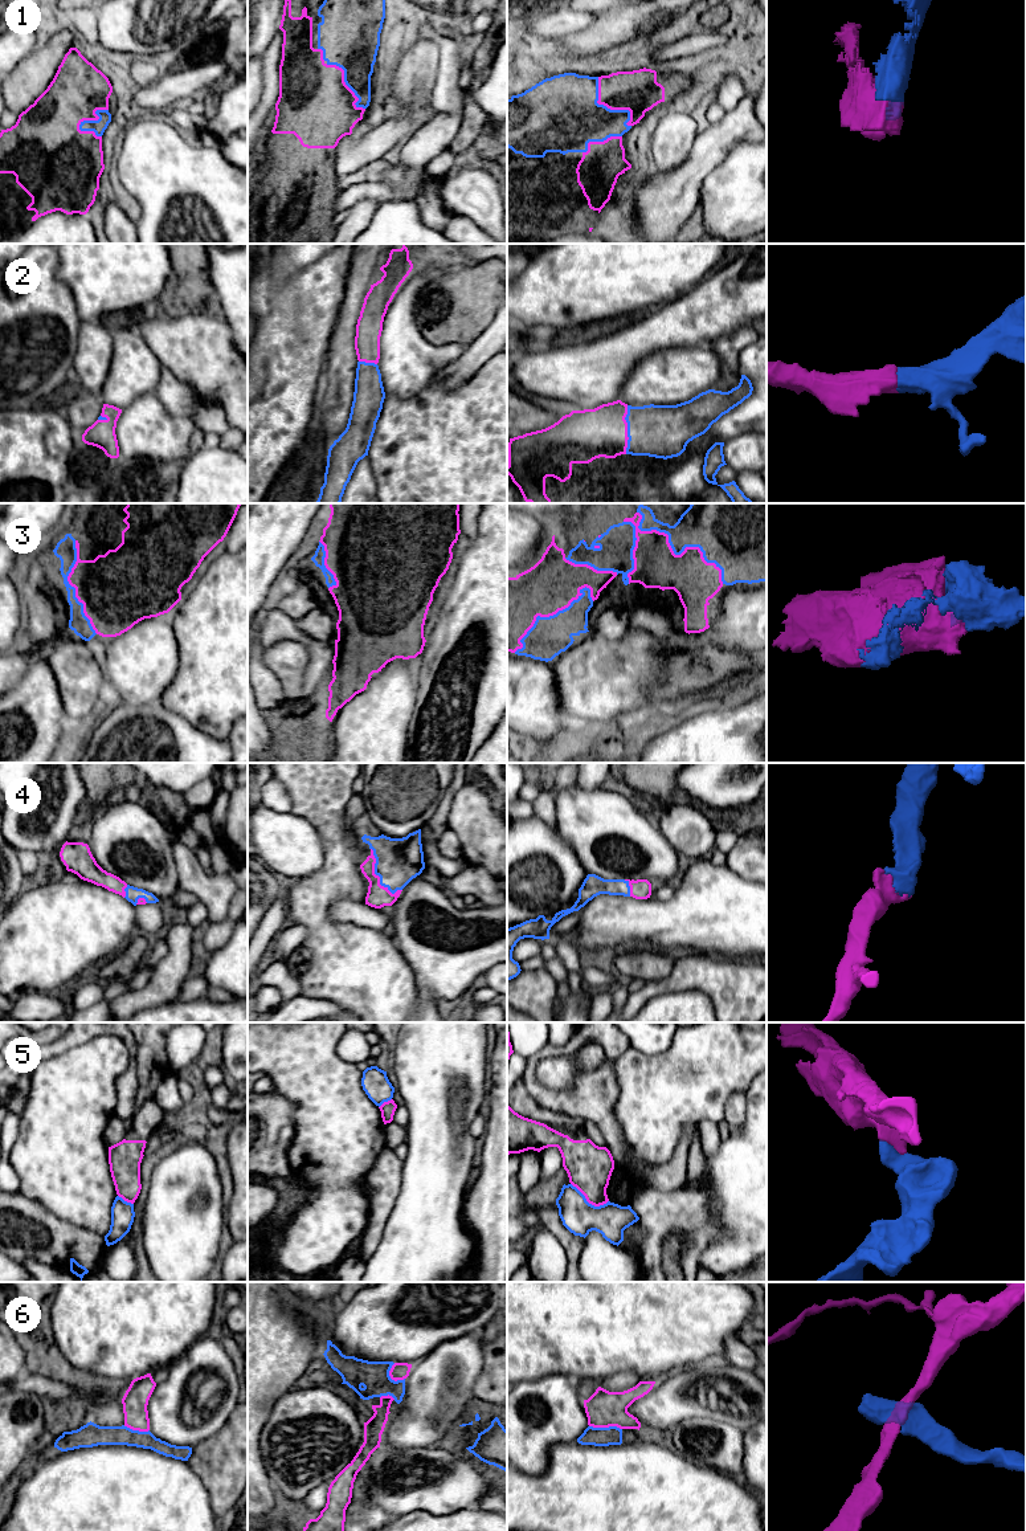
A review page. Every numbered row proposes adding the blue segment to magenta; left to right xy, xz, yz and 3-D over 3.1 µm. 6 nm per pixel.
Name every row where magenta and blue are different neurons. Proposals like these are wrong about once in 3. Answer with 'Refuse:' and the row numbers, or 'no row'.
Refuse: 5, 6

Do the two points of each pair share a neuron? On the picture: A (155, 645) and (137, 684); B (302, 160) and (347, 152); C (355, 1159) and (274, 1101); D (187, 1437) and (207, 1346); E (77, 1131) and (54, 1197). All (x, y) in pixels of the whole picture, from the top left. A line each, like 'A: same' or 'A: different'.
A: same
B: different
C: different
D: same
E: same

